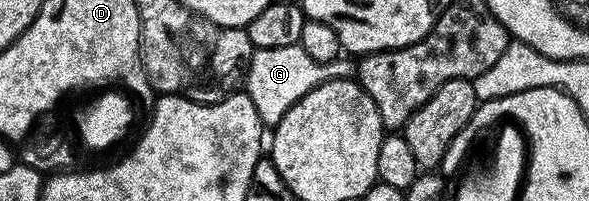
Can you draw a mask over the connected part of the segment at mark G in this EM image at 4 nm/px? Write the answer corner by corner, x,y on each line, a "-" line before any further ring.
298,45
293,48
273,48
272,50
256,50
253,56
251,70
247,74
245,83
245,93
253,100
257,112
261,116
264,127
274,128
281,124
284,118
301,99
309,96
321,85
335,84
340,80
356,73
357,66
354,61
340,60
330,62
324,66
319,66
309,52
305,52
303,47

